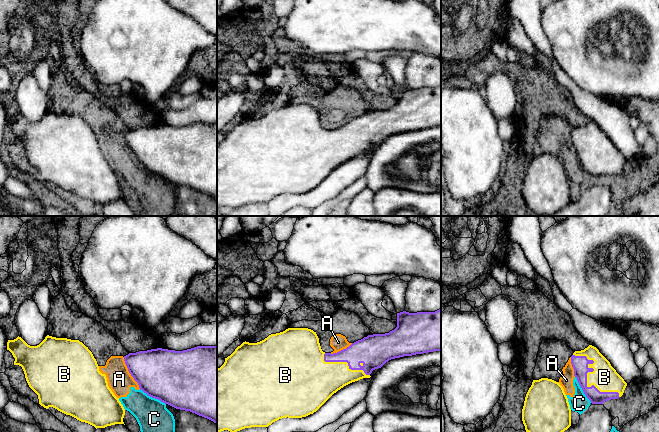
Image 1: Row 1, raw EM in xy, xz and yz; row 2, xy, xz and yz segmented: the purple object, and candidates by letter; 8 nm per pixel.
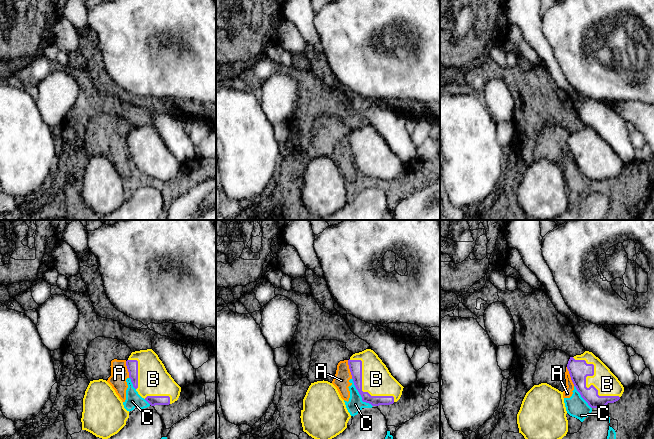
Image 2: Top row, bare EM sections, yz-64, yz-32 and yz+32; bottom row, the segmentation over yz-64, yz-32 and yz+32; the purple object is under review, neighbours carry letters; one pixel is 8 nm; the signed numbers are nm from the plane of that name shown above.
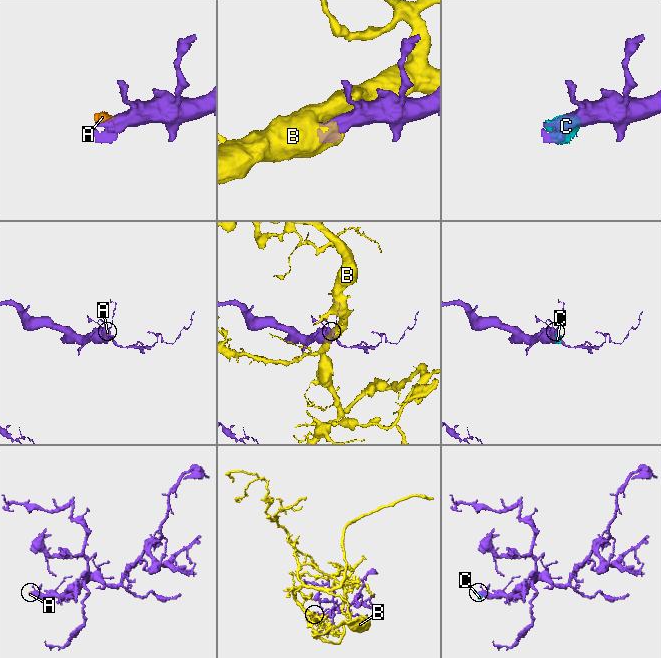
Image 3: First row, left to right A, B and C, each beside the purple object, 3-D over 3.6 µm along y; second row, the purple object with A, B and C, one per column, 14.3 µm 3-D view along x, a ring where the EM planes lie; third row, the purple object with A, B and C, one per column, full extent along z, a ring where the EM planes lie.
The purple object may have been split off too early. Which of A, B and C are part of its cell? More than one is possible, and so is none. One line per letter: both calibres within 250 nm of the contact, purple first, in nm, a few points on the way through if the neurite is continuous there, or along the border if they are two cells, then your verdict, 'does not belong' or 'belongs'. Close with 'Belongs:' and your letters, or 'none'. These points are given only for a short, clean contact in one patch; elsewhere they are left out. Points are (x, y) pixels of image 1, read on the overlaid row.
A: 400/200 nm | along xy (123, 357), (128, 372), (140, 388) | does not belong
B: 130/200 nm | belongs
C: 440/260 nm | does not belong
Belongs: B

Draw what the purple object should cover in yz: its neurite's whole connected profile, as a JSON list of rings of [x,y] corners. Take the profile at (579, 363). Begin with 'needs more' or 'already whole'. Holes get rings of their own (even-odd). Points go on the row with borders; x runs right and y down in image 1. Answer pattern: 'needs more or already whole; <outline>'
needs more; [[[589,345],[584,350],[575,351],[571,356],[571,364],[574,376],[592,404],[603,404],[605,401],[618,399],[623,395],[627,383],[596,347]]]

